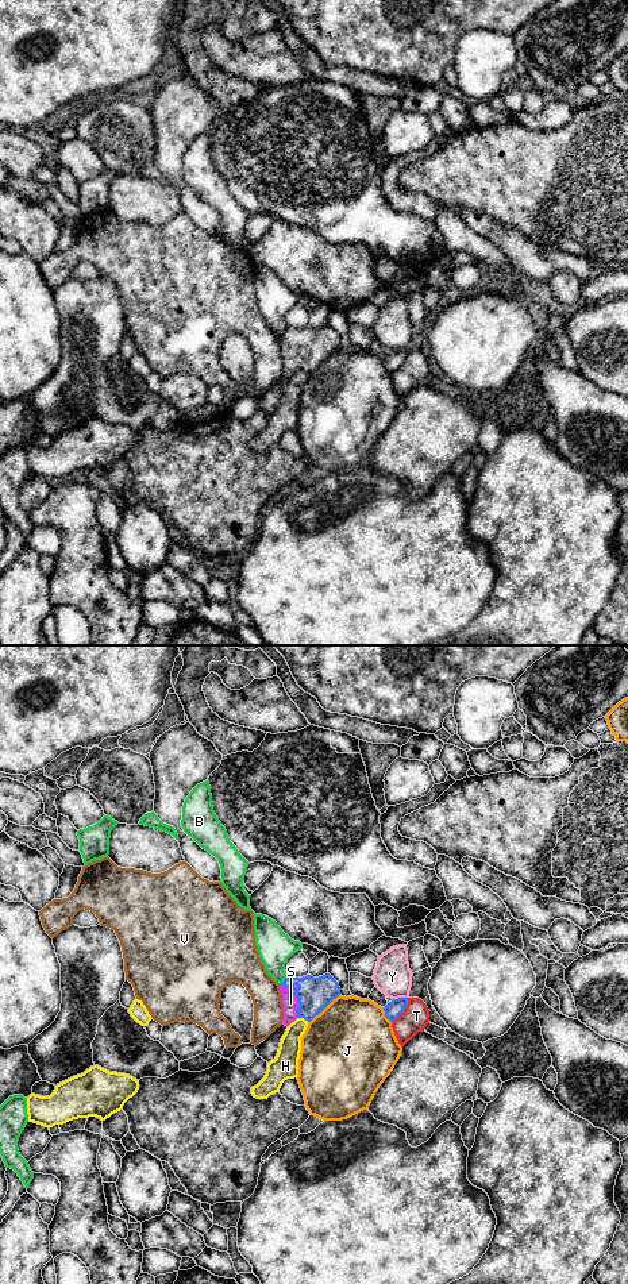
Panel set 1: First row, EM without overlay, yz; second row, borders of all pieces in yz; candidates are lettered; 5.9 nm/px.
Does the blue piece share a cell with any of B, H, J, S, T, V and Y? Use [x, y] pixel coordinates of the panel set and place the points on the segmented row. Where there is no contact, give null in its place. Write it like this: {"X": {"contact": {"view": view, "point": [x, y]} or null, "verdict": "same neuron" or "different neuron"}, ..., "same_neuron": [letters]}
{"B": {"contact": {"view": "yz", "point": [284, 980]}, "verdict": "different neuron"}, "H": {"contact": {"view": "yz", "point": [303, 1017]}, "verdict": "different neuron"}, "J": {"contact": {"view": "yz", "point": [323, 1009]}, "verdict": "different neuron"}, "S": {"contact": {"view": "yz", "point": [297, 999]}, "verdict": "same neuron"}, "T": {"contact": {"view": "yz", "point": [404, 1009]}, "verdict": "different neuron"}, "V": {"contact": {"view": "yz", "point": [281, 998]}, "verdict": "different neuron"}, "Y": {"contact": {"view": "yz", "point": [400, 998]}, "verdict": "different neuron"}, "same_neuron": ["S"]}

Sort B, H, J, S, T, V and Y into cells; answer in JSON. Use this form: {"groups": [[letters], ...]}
{"groups": [["B"], ["H"], ["J"], ["S"], ["T"], ["V"], ["Y"]]}

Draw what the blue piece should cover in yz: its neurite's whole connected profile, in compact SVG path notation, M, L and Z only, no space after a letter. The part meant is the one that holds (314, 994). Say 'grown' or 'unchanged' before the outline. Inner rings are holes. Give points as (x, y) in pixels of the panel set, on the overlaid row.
grown; M330 973L319 978L288 975L280 984L280 991L284 1005L282 1025L285 1026L297 1018L311 1022L340 995L339 983Z

